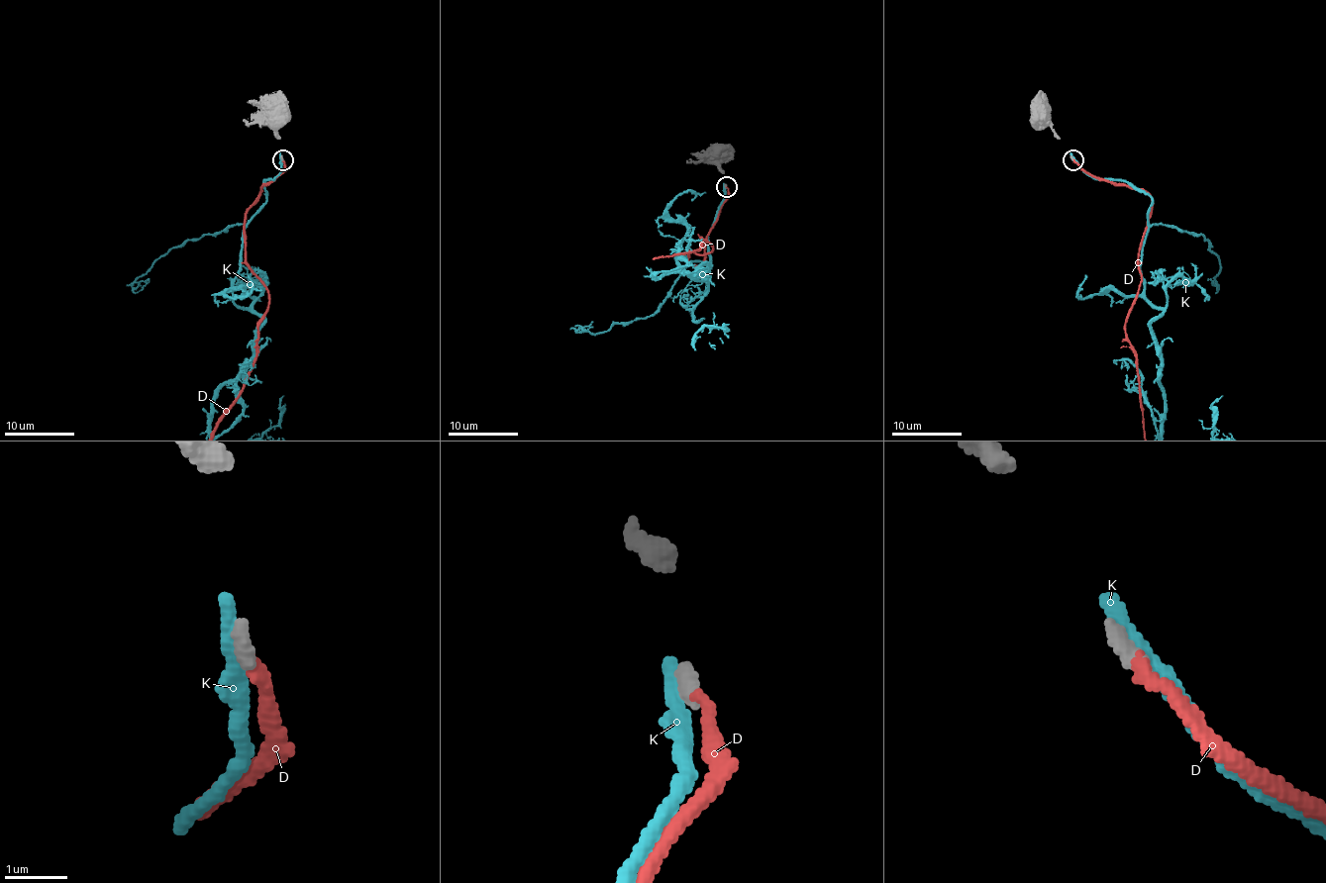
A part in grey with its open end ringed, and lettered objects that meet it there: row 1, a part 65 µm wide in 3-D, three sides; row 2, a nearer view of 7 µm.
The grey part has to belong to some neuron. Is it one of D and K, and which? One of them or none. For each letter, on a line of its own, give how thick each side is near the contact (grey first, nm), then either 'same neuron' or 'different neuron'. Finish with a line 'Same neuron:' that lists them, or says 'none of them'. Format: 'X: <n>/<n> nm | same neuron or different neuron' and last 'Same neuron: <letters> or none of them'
D: 240/170 nm | same neuron
K: 240/340 nm | different neuron
Same neuron: D

